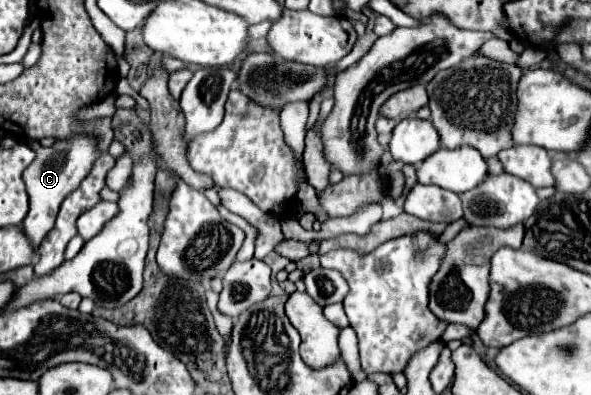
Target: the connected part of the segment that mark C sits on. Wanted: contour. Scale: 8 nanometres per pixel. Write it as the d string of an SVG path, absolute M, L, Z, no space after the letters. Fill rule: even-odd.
M91 136L57 140L57 144L51 148L37 148L35 162L23 172L23 180L27 184L27 194L29 194L29 214L23 220L23 232L35 250L39 242L43 242L45 234L51 232L63 198L71 194L75 186L79 186L79 182L91 170L97 156L99 152L95 148L95 138Z

